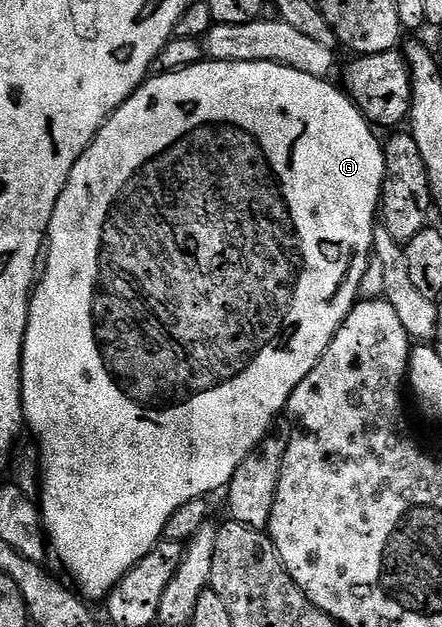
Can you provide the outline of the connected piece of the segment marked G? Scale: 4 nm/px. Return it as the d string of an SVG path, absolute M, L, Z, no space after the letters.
M202 60L202 61L199 61L199 62L196 62L196 63L195 63L195 64L194 64L194 65L193 65L193 66L188 66L188 67L187 67L187 68L183 68L183 69L182 69L182 70L176 70L176 71L175 71L175 72L171 72L171 73L170 73L170 74L162 74L162 73L158 73L158 74L157 74L157 75L156 75L156 76L150 76L150 77L148 77L148 78L146 78L146 79L145 79L145 82L144 82L144 83L143 83L143 85L141 85L141 87L140 87L140 88L139 88L139 89L137 89L137 91L136 91L136 92L134 92L134 94L132 94L132 96L130 96L130 98L128 98L128 99L127 99L127 101L126 101L126 102L125 102L125 103L124 103L124 104L123 104L123 105L121 105L121 107L120 107L120 108L118 108L118 109L117 109L117 110L116 110L116 112L115 112L115 113L114 113L114 114L112 114L112 115L111 115L111 117L110 117L110 118L108 118L108 119L107 119L107 121L105 121L105 123L104 123L104 124L103 124L103 128L102 128L102 129L101 129L101 131L100 131L100 132L99 132L99 133L98 133L98 134L97 134L97 135L96 135L96 136L95 136L95 140L94 140L94 141L93 141L93 142L92 142L92 144L91 144L91 145L90 145L90 146L89 146L89 147L88 147L88 148L86 148L86 149L85 149L85 151L84 151L84 152L83 152L83 156L82 156L82 157L81 157L81 158L80 158L80 159L79 159L79 161L77 161L77 163L76 163L76 164L75 164L75 168L71 168L71 176L70 176L70 177L69 177L69 179L68 179L68 180L67 180L67 184L66 184L66 185L65 185L65 187L64 187L64 188L63 188L63 192L62 192L62 193L61 193L61 195L60 195L60 196L59 196L59 200L58 200L58 201L57 201L57 203L56 203L56 204L55 204L55 212L54 212L54 213L53 213L53 215L52 215L52 216L51 216L51 224L50 224L50 225L49 225L49 233L48 233L48 235L47 235L47 245L48 245L48 248L49 248L49 255L48 255L48 256L47 256L47 264L46 264L46 265L45 265L45 271L44 271L44 272L43 272L43 273L41 273L41 275L39 275L39 281L38 281L38 282L37 282L37 283L36 283L36 286L35 286L35 289L34 289L34 291L33 291L33 293L32 293L32 295L31 295L31 297L30 297L30 299L29 299L29 323L28 323L28 324L27 324L27 328L26 328L26 329L25 329L25 347L24 347L24 348L22 348L22 350L21 350L21 408L22 408L22 411L23 411L23 418L24 418L24 421L25 421L25 422L26 422L26 423L27 423L27 426L28 426L28 429L29 429L29 426L30 426L30 428L31 428L31 429L33 429L33 434L34 434L34 436L35 436L35 437L37 437L37 439L35 439L35 442L36 442L36 445L37 445L37 446L38 446L38 447L39 447L39 461L40 461L40 463L41 463L41 493L40 493L40 495L39 495L39 509L40 509L40 512L41 512L41 517L42 517L42 519L43 519L43 525L44 525L44 527L45 527L45 532L46 532L46 535L47 535L47 542L48 542L48 545L49 545L49 546L50 546L50 547L51 547L51 550L52 550L52 553L53 553L53 550L54 550L54 552L55 552L55 553L57 553L57 558L58 558L58 560L59 560L59 561L61 561L61 562L62 562L62 564L63 564L63 565L65 565L65 566L66 566L66 568L67 568L67 569L69 569L69 574L70 574L70 576L71 576L71 577L73 577L73 578L74 578L74 580L75 580L75 581L77 581L77 586L78 586L78 587L77 587L77 586L76 586L76 589L77 589L77 590L78 590L78 591L80 591L80 593L81 593L81 594L82 594L82 595L84 595L84 597L85 597L85 598L86 598L86 599L89 599L89 600L92 600L92 599L91 599L91 598L101 598L101 600L105 600L105 599L108 599L108 596L109 596L109 594L110 594L110 592L111 592L111 591L112 591L112 590L114 590L114 588L116 588L116 587L117 587L117 585L118 585L118 584L119 584L119 580L123 580L123 576L127 576L127 572L131 572L131 568L132 568L132 567L133 567L133 566L134 566L134 565L135 565L135 564L139 564L139 560L143 560L143 556L147 556L147 552L151 552L151 551L152 551L152 550L153 550L153 549L154 549L154 548L155 548L155 547L157 547L157 544L158 544L158 542L160 542L160 541L162 541L162 538L163 538L163 535L164 535L164 532L165 532L165 529L166 529L166 528L167 528L167 520L171 520L171 512L175 512L175 508L179 508L179 504L187 504L187 500L195 500L195 499L196 499L196 498L204 498L204 497L206 497L206 496L213 496L213 493L215 493L215 492L216 492L216 490L221 490L221 491L224 491L224 490L225 490L225 489L226 489L226 487L228 487L228 485L229 485L229 482L230 482L230 480L231 480L231 479L232 479L232 478L233 478L233 477L234 477L234 476L235 476L235 468L239 468L239 464L243 464L243 460L247 460L247 456L248 456L248 455L249 455L249 454L250 454L250 453L251 453L251 452L252 452L252 450L253 450L253 449L255 449L255 447L256 447L256 446L257 446L257 445L258 445L258 444L260 444L260 443L261 443L261 441L262 441L262 440L264 440L264 438L266 438L266 436L267 436L267 435L268 435L268 434L269 434L269 433L270 433L270 431L272 431L272 430L269 430L269 429L271 429L271 428L272 428L272 426L273 426L273 421L275 421L275 420L276 420L276 418L277 418L277 413L279 413L279 412L280 412L280 410L282 410L282 411L284 411L284 410L285 410L285 409L286 409L286 407L288 407L288 404L289 404L289 397L290 397L290 396L292 396L292 394L293 394L293 393L294 393L294 392L295 392L295 388L296 388L296 387L297 387L297 385L299 385L299 384L300 384L300 383L301 383L301 381L303 381L303 380L304 380L304 379L305 379L305 377L306 377L306 376L307 376L307 372L311 372L311 368L315 368L315 364L316 364L316 363L317 363L317 362L318 362L318 360L320 360L320 358L321 358L321 357L322 357L322 356L323 356L323 352L324 352L324 351L325 351L325 349L327 349L327 347L329 347L329 345L330 345L330 344L331 344L331 340L332 340L332 339L333 339L333 337L334 337L334 336L335 336L335 332L336 332L336 331L337 331L337 329L339 329L339 327L340 327L340 326L341 326L341 325L342 325L342 324L343 324L343 320L344 320L344 319L345 319L345 318L346 318L346 316L347 316L347 315L349 315L349 313L351 313L351 312L352 312L352 311L353 311L353 308L354 308L354 306L356 306L356 305L357 305L357 303L358 303L358 301L359 301L359 295L360 295L360 292L361 292L361 285L362 285L362 284L363 284L363 272L367 272L367 264L368 264L368 263L369 263L369 260L370 260L370 258L372 258L372 257L374 257L374 252L373 252L373 233L375 233L375 231L377 231L377 228L378 228L378 225L379 225L379 211L380 211L380 208L381 208L381 189L382 189L382 188L383 188L383 184L384 184L384 183L385 183L385 172L386 172L386 169L387 169L387 163L385 163L385 150L384 150L384 148L383 148L383 147L381 147L381 142L380 142L380 140L379 140L379 139L377 139L377 134L378 134L378 131L377 131L377 130L376 130L376 129L374 129L374 127L373 127L373 126L372 126L372 125L371 125L371 123L369 123L369 121L368 121L368 120L366 120L366 119L365 119L365 118L364 118L364 116L362 116L362 115L361 115L361 110L360 110L360 108L359 108L359 107L358 107L358 106L357 106L357 105L356 105L356 104L354 104L354 102L352 102L352 101L351 101L351 99L350 99L350 98L349 98L349 95L348 95L348 94L346 94L346 93L345 93L345 91L344 91L344 89L341 89L341 88L338 88L338 87L337 87L337 90L336 90L336 88L335 88L335 87L333 87L333 86L332 86L332 85L333 85L333 84L334 84L334 83L333 83L333 82L332 82L332 81L329 81L329 80L326 80L326 79L323 79L323 78L316 78L316 77L315 77L315 76L307 76L307 72L295 72L295 68L287 68L287 67L286 67L286 66L280 66L280 65L279 65L279 64L275 64L275 63L274 63L274 62L215 62L215 61L212 61L212 60Z

